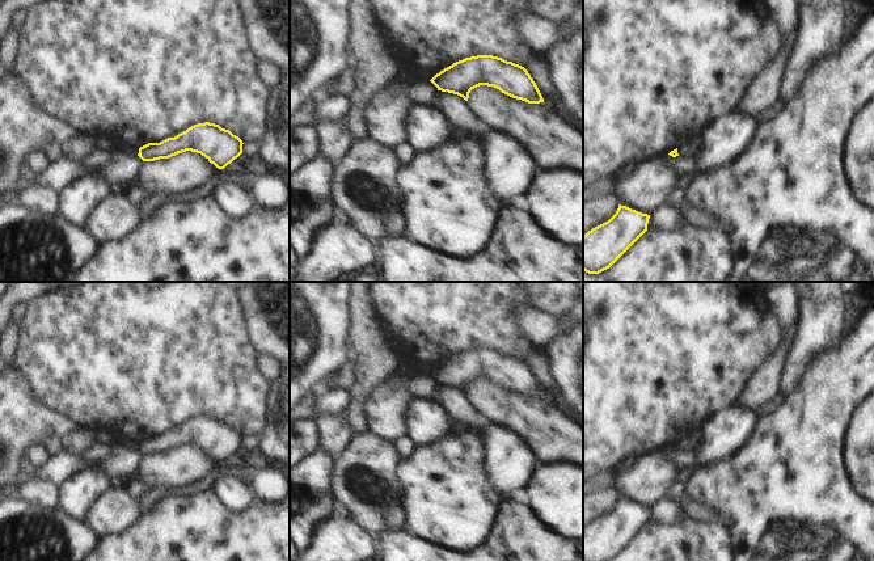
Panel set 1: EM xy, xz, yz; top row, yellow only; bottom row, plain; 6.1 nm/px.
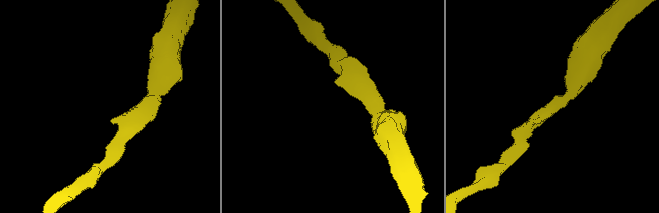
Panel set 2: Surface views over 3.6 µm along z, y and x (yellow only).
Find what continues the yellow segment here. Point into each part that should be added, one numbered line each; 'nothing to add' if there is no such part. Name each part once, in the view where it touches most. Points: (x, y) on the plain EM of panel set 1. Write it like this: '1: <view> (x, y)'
nothing to add

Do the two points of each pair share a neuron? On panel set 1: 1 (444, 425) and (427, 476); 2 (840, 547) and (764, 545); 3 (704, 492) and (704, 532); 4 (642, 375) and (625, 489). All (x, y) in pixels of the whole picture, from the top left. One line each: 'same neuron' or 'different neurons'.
1: different neurons
2: same neuron
3: different neurons
4: different neurons

